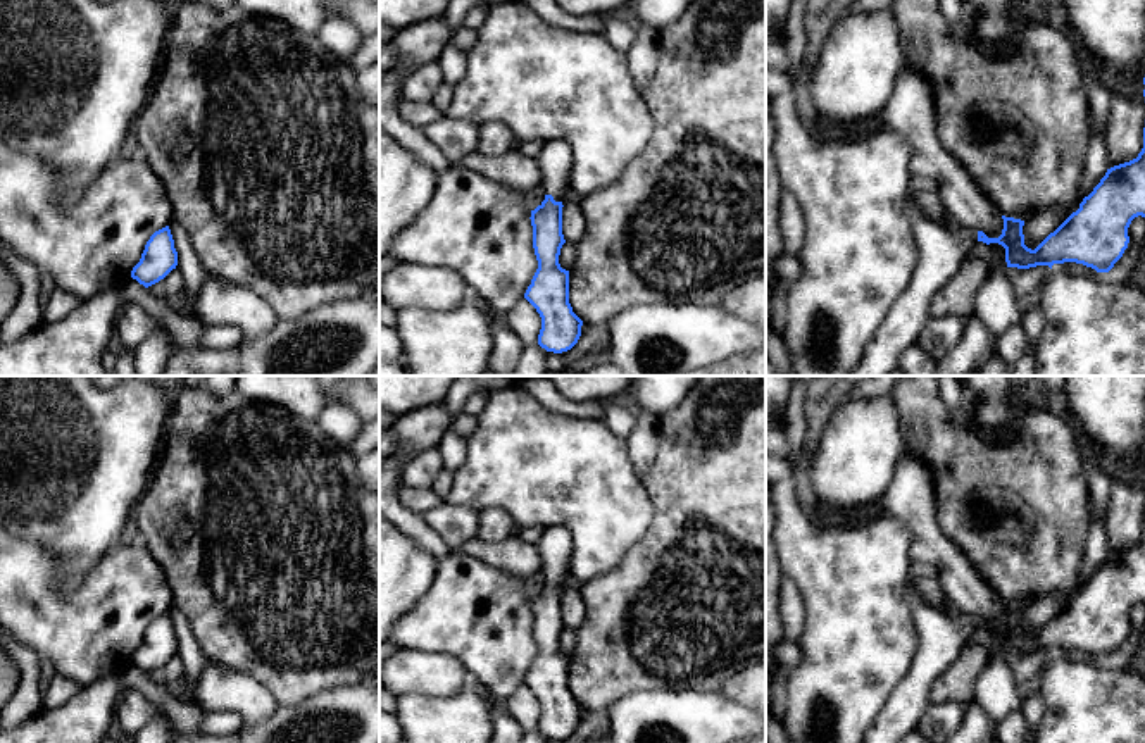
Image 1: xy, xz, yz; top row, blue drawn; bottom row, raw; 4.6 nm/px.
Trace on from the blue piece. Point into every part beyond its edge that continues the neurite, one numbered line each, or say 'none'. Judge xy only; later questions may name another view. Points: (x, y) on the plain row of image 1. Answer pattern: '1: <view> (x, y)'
none

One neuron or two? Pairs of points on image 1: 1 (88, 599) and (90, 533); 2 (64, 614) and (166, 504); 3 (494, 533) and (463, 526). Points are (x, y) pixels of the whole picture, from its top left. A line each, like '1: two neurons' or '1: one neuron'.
1: two neurons
2: two neurons
3: two neurons

